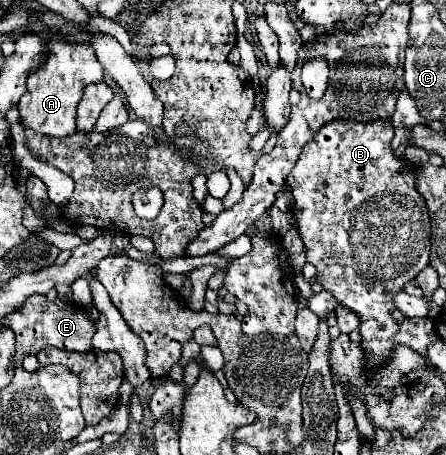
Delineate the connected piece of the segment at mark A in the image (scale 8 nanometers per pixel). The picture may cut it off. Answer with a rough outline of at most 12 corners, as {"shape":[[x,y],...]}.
{"shape":[[48,42],[30,74],[20,122],[64,138],[76,132],[84,86],[102,82],[88,44]]}

